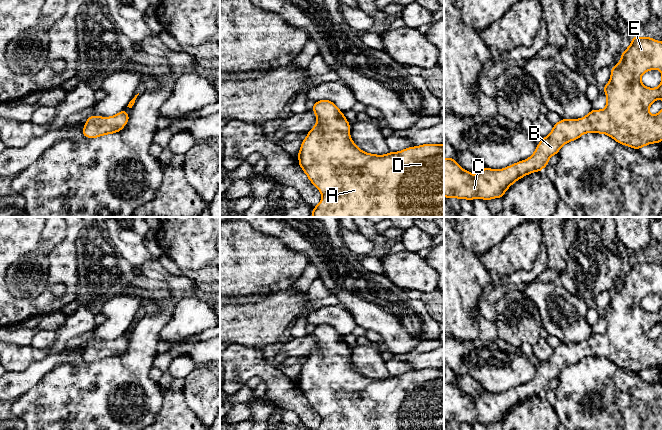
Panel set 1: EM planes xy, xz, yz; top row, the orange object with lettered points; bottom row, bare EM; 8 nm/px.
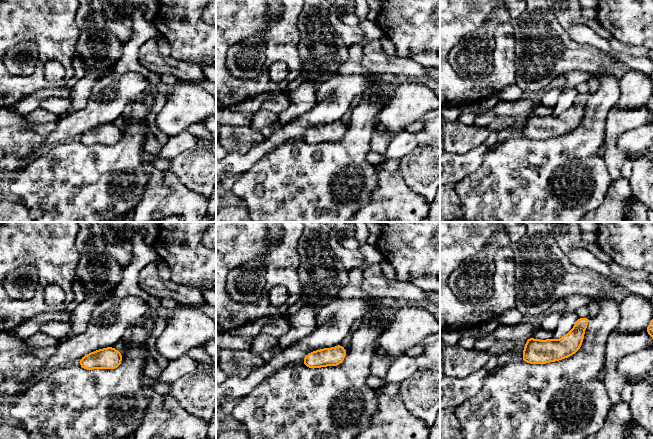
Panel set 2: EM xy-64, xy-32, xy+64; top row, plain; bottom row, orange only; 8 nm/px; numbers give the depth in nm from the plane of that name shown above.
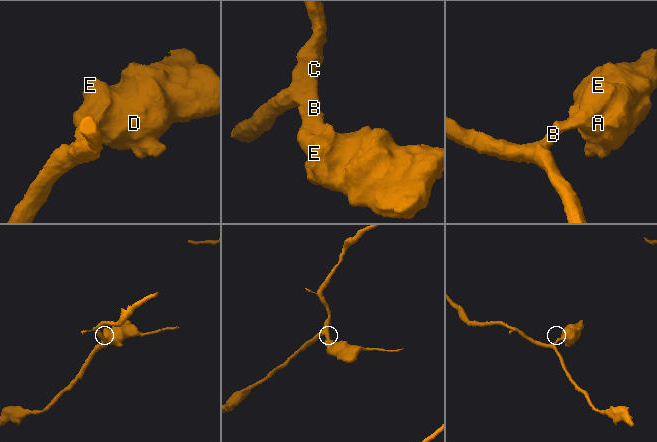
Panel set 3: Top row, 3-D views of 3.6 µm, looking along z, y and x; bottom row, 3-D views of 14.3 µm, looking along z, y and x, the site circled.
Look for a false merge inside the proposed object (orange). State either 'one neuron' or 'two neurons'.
one neuron

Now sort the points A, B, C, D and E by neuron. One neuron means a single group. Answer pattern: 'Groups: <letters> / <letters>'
Groups: A B C D E

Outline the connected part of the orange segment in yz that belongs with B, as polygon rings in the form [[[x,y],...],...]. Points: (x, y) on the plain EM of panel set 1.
[[[632,260],[631,269],[622,277],[620,286],[611,293],[611,302],[604,310],[607,328],[603,334],[591,334],[582,343],[563,343],[553,350],[551,357],[541,363],[530,382],[517,386],[504,393],[494,394],[483,392],[477,399],[463,394],[454,382],[444,382],[444,420],[450,423],[481,422],[490,424],[502,422],[505,415],[518,403],[532,396],[539,396],[548,388],[551,380],[558,378],[560,372],[567,366],[577,364],[588,357],[607,358],[622,369],[639,373],[651,367],[662,365],[662,334],[651,339],[648,334],[657,323],[662,322],[662,305],[657,312],[647,312],[641,306],[643,297],[657,293],[662,297],[662,266],[648,260],[638,262]]]

